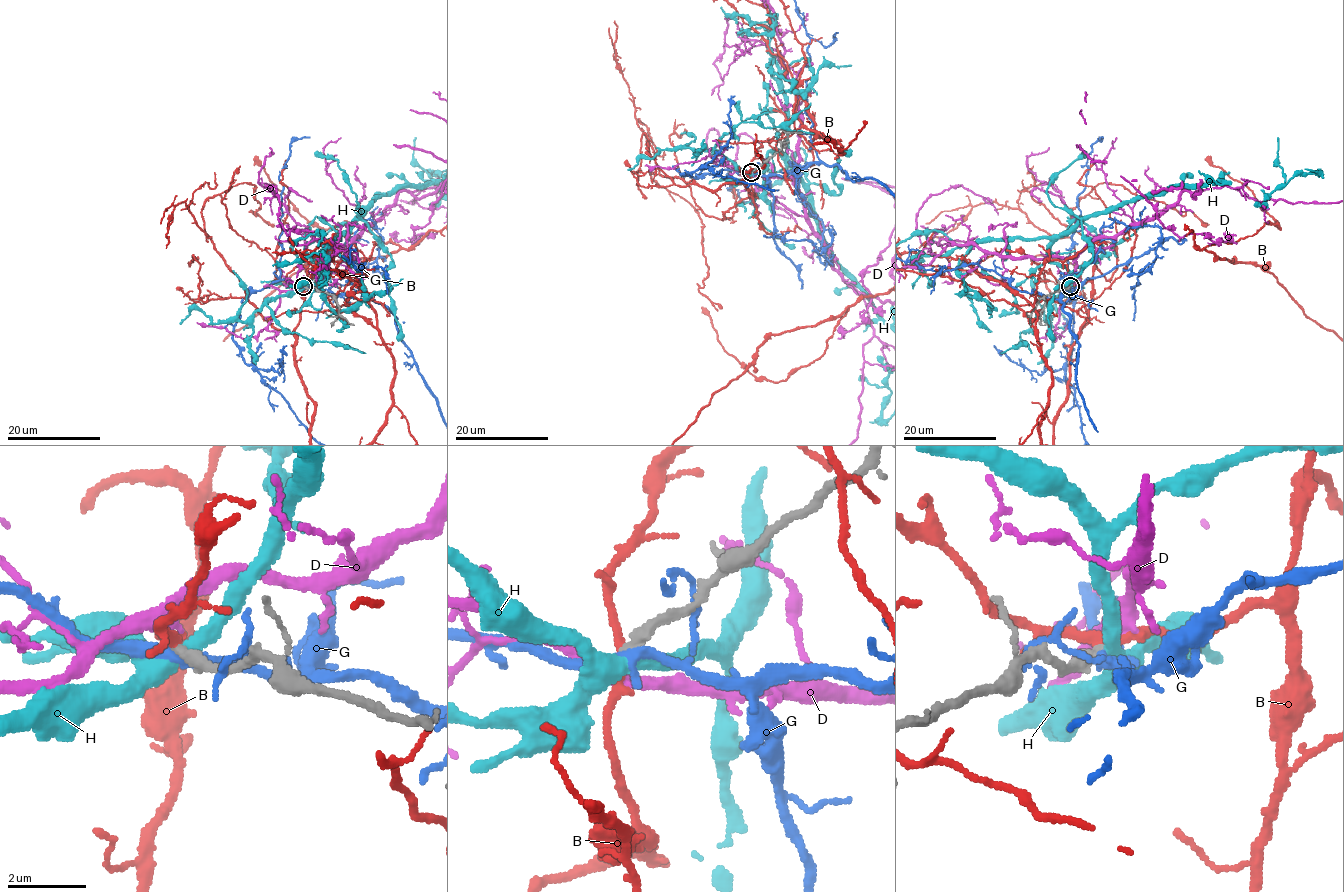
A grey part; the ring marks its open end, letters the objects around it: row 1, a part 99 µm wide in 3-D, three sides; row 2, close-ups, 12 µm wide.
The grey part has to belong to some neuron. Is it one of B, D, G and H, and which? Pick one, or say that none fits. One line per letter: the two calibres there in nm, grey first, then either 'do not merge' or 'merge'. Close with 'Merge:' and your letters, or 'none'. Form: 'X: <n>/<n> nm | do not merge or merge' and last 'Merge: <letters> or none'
B: 320/220 nm | do not merge
D: 320/260 nm | merge
G: 360/300 nm | do not merge
H: 340/400 nm | do not merge
Merge: D

